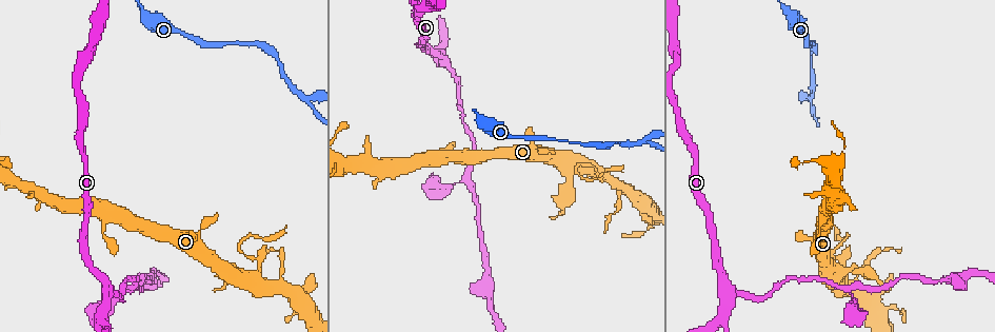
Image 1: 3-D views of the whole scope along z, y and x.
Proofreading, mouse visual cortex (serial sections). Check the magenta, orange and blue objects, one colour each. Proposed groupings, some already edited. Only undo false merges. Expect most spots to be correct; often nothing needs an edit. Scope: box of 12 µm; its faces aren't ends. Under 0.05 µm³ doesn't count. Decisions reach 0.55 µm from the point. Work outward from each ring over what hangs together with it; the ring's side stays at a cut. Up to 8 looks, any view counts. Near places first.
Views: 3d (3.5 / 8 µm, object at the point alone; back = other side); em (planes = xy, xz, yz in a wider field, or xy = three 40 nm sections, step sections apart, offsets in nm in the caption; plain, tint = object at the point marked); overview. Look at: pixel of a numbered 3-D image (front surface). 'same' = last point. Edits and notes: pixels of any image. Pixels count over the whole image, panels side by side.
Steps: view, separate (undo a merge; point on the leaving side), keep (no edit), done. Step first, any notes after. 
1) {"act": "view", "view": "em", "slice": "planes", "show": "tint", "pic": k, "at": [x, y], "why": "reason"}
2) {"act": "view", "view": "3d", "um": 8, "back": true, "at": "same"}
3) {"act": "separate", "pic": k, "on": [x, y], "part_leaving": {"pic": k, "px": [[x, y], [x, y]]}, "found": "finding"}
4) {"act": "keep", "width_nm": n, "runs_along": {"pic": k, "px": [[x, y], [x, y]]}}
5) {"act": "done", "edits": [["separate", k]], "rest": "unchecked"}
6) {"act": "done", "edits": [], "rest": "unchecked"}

{"act": "view", "view": "3d", "um": 3.5, "back": true, "pic": 1, "at": [810, 99], "why": "three-way junction"}

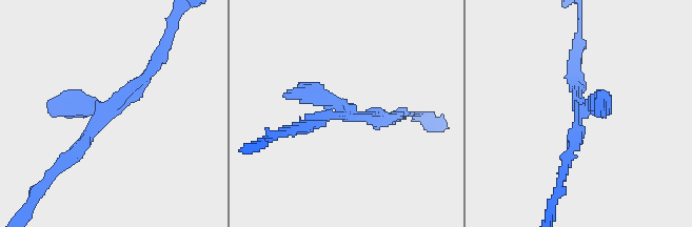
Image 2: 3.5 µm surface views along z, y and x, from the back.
{"act": "view", "view": "em", "slice": "xy", "step": 3, "show": "tint", "pic": 2, "at": [347, 113], "why": "shape alone is not enough"}

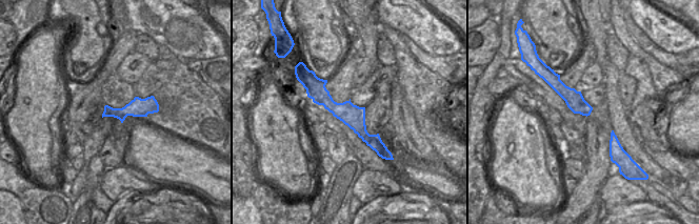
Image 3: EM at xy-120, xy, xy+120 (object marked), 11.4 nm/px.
{"act": "keep", "width_nm": 260, "runs_along": {"pic": 3, "px": [[311, 89], [380, 145]]}, "found": "continuous, no second cell"}

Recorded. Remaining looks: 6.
{"act": "view", "view": "em", "slice": "xy", "step": 2, "show": "tint", "pic": 1, "at": [255, 276], "why": "thick turns thin"}

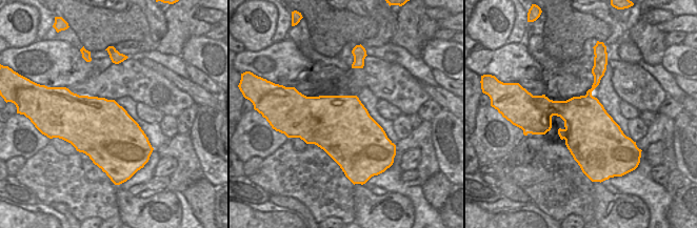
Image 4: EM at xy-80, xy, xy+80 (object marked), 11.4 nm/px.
{"act": "view", "view": "3d", "um": 3.5, "at": "same", "why": "wider look"}

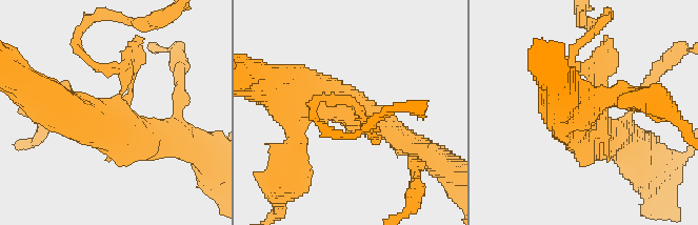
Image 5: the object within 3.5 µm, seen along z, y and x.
{"act": "keep", "runs_along": {"pic": 5, "px": [[288, 89], [340, 98], [404, 141]]}, "found": "one cell here"}

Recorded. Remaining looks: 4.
{"act": "view", "view": "3d", "um": 3.5, "pic": 1, "at": [387, 166], "why": "arms part here"}

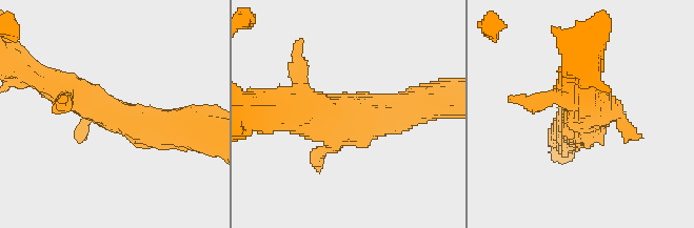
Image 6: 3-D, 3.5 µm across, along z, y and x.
{"act": "view", "view": "em", "slice": "xy", "step": 2, "show": "tint", "pic": 6, "at": [350, 116], "why": "now the EM"}

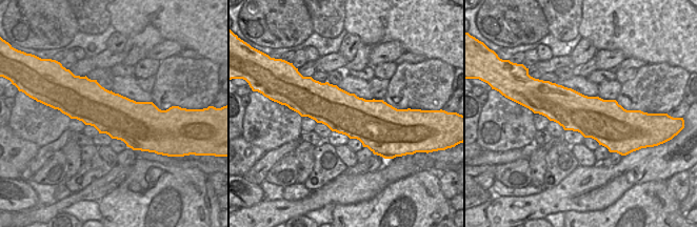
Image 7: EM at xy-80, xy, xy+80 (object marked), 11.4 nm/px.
{"act": "keep", "runs_along": {"pic": 6, "px": [[181, 126], [142, 126], [55, 84]]}, "found": "one cell here"}

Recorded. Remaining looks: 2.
{"act": "view", "view": "3d", "um": 3.5, "pic": 1, "at": [438, 186], "why": "abrupt turn"}

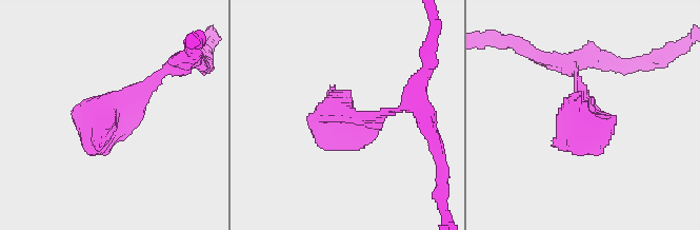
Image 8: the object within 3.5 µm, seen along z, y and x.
{"act": "view", "view": "em", "slice": "xy", "step": 2, "show": "tint", "pic": 8, "at": [118, 107], "why": "need the tissue"}

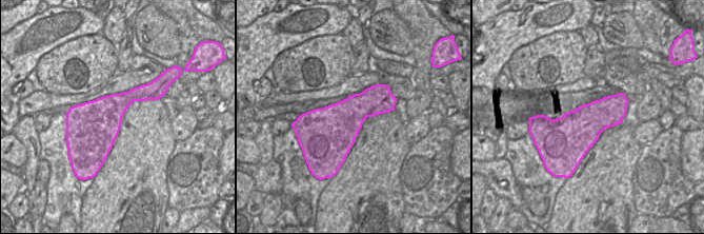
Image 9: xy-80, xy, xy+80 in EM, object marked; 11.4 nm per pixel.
{"act": "keep", "runs_along": {"pic": 8, "px": [[182, 63], [92, 121]]}, "found": "one cell here"}

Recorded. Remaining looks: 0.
{"act": "done", "edits": [], "rest": "unchecked"}

